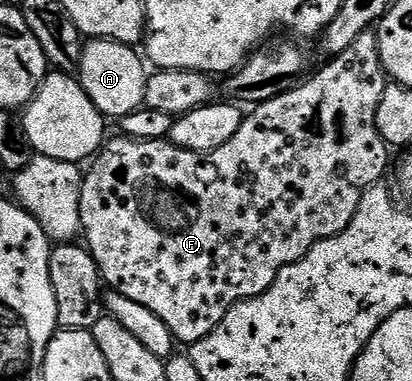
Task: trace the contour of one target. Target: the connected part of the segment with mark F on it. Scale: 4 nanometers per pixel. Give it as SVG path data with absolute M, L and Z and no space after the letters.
M369 31L358 35L342 55L331 58L313 75L309 81L301 80L297 89L289 93L277 92L268 101L261 101L251 114L245 116L244 122L234 131L234 139L222 143L214 151L199 153L186 151L172 144L171 140L140 141L137 137L116 135L109 140L87 166L82 183L82 203L80 204L80 227L86 248L91 253L94 263L100 269L103 284L113 293L126 295L126 299L134 299L134 303L142 303L142 307L154 311L166 327L170 327L172 336L181 346L190 347L204 337L209 337L226 319L226 315L239 301L248 301L267 291L274 279L287 265L293 265L298 259L305 257L322 239L333 237L336 233L346 231L350 219L358 211L358 203L371 185L377 184L380 177L388 169L388 153L390 147L382 139L378 131L376 116L378 115L378 99L382 99L382 91L390 83L384 72L382 59L378 51L378 39L375 32Z

